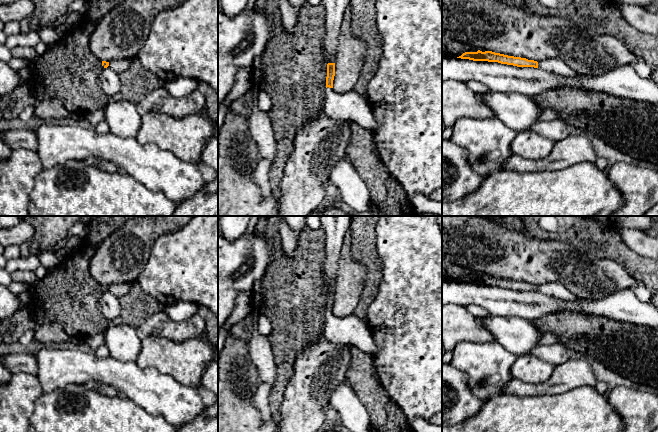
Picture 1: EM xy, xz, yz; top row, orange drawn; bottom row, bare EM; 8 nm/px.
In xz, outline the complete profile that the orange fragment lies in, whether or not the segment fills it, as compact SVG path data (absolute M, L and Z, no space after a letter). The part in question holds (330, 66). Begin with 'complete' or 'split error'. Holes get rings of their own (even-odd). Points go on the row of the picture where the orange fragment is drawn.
split error; M335 63L327 64L326 91L323 105L324 114L335 120L349 120L359 126L375 130L378 122L368 101L354 91L337 93L333 88Z

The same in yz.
split error; M478 50L477 52L465 52L457 58L469 59L473 61L498 62L501 64L513 65L517 67L534 67L534 68L539 67L555 75L567 78L572 78L579 75L566 63L557 59L547 59L537 62L534 60L528 60L526 58L508 56L500 53L495 53L492 51L482 52L480 50Z

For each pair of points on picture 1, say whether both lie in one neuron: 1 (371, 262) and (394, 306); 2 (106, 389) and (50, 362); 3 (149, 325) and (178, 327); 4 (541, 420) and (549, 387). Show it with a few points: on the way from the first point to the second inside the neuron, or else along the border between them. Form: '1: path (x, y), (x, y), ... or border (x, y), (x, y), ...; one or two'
1: border (380, 257), (382, 280), (372, 302); two
2: border (84, 384), (91, 380), (97, 380), (112, 386); two
3: path (156, 325), (171, 327); one
4: border (571, 389), (562, 393), (525, 396); two

